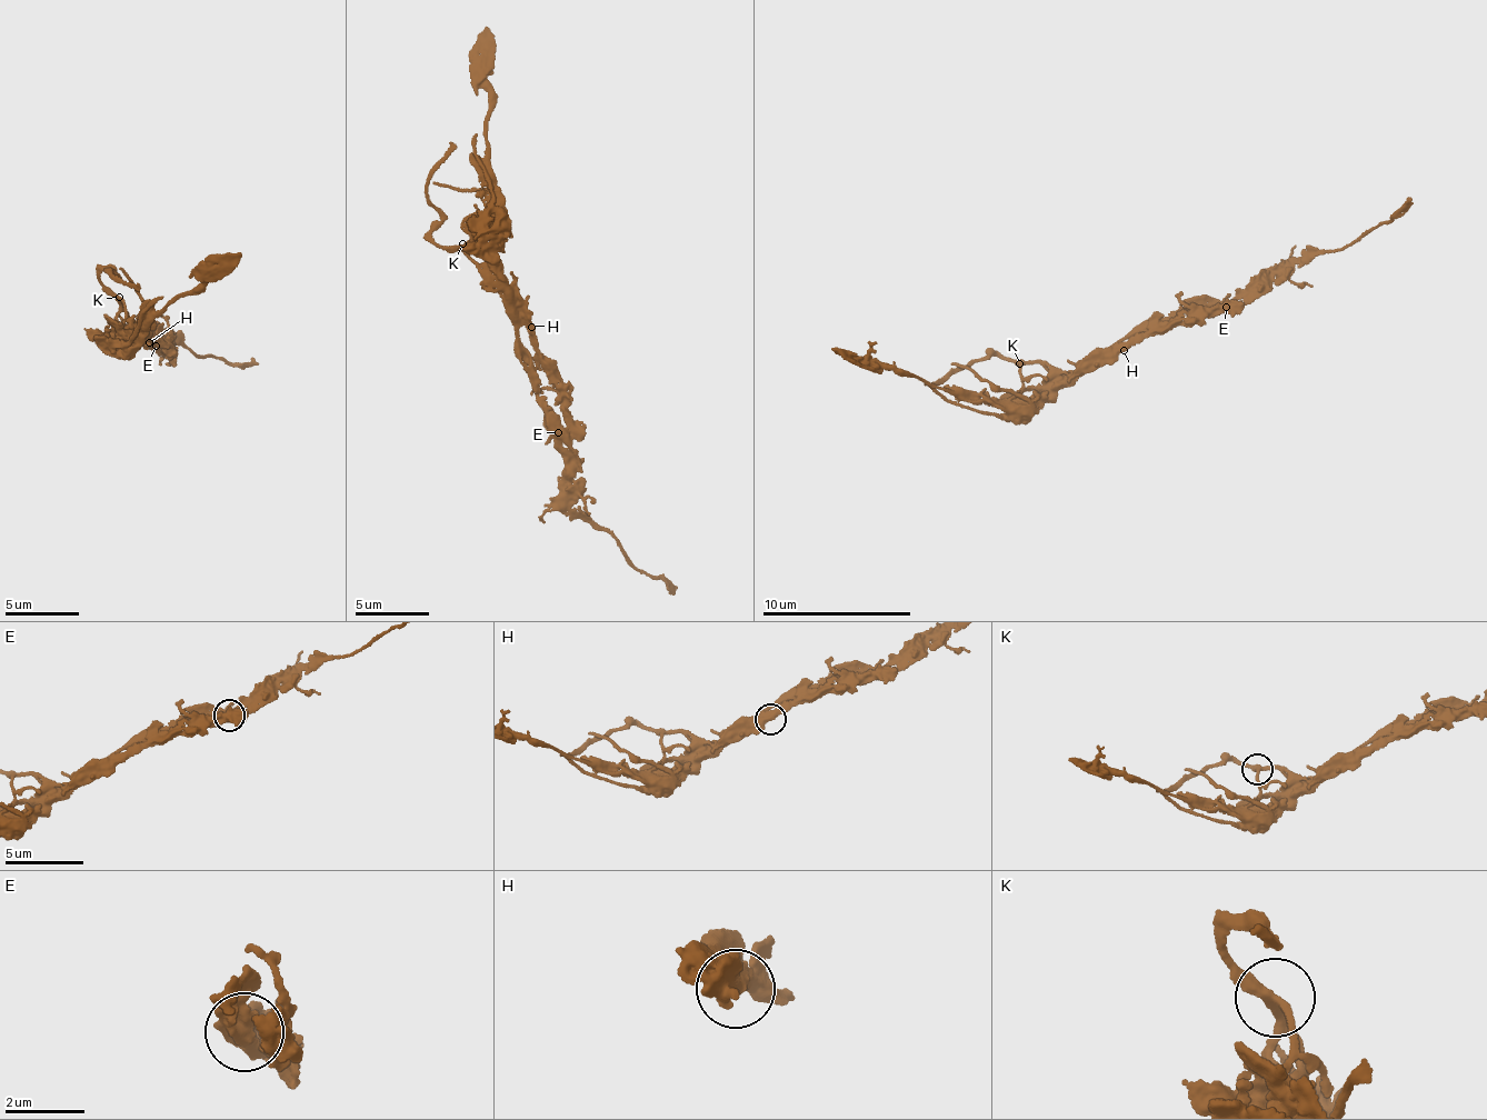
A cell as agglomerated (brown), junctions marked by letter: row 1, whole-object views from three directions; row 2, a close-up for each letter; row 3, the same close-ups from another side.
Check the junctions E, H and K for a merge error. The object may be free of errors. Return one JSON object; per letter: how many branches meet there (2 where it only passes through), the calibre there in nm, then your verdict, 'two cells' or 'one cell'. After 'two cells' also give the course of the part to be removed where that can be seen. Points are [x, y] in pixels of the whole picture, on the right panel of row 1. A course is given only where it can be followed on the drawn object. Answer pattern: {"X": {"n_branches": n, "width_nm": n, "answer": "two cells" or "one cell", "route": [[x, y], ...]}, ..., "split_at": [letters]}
{"E": {"n_branches": 4, "width_nm": 500, "answer": "one cell"}, "H": {"n_branches": 2, "width_nm": 400, "answer": "one cell"}, "K": {"n_branches": 3, "width_nm": 240, "answer": "one cell"}, "split_at": []}

